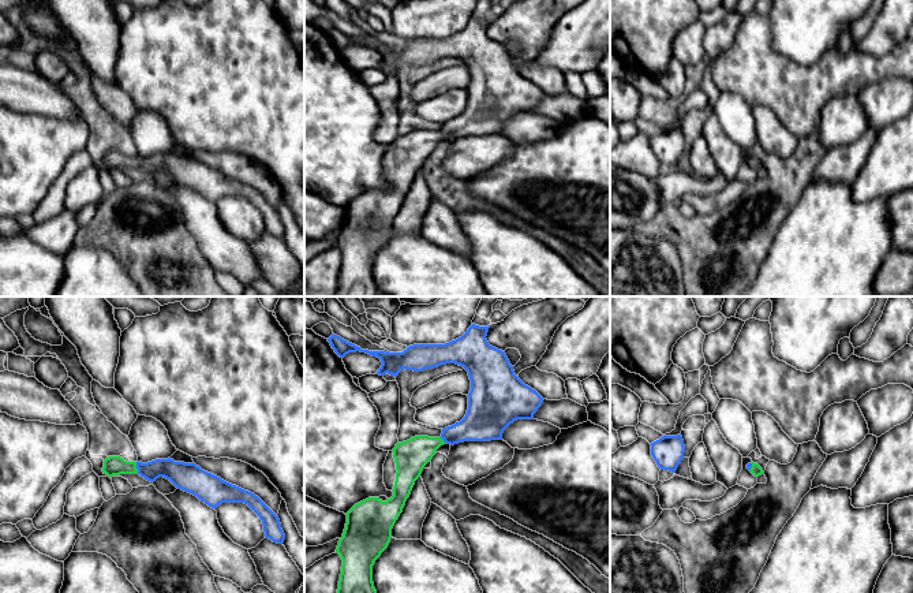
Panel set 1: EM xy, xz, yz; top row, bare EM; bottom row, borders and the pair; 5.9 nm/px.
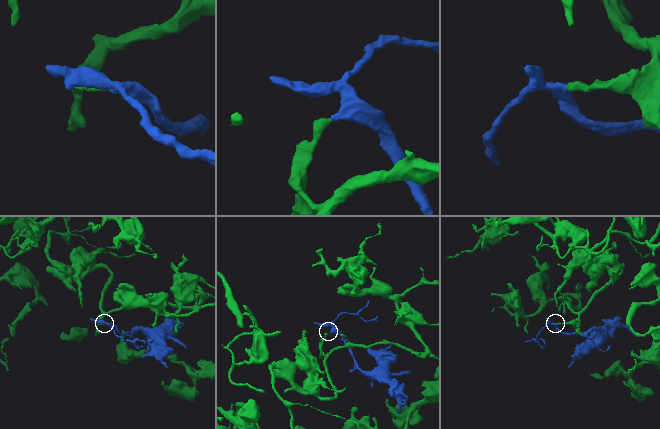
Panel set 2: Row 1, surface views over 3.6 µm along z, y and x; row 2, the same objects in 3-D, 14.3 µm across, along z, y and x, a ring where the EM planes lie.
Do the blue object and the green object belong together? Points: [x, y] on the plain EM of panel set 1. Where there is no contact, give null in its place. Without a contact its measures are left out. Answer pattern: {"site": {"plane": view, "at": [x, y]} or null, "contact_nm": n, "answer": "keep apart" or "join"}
{"site": {"plane": "xy", "at": [137, 161]}, "contact_nm": 70, "answer": "join"}

